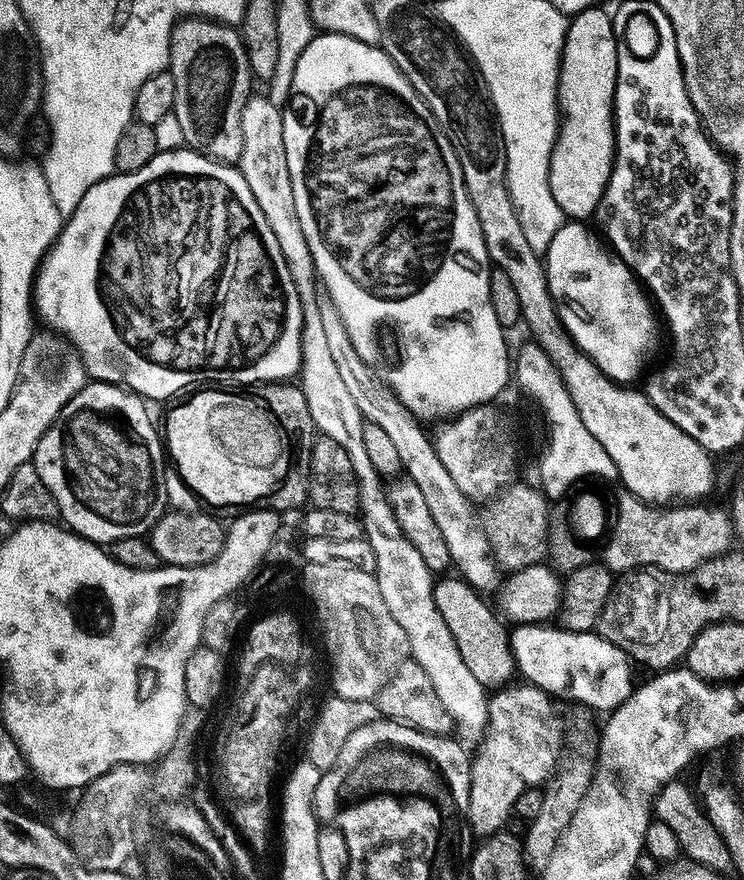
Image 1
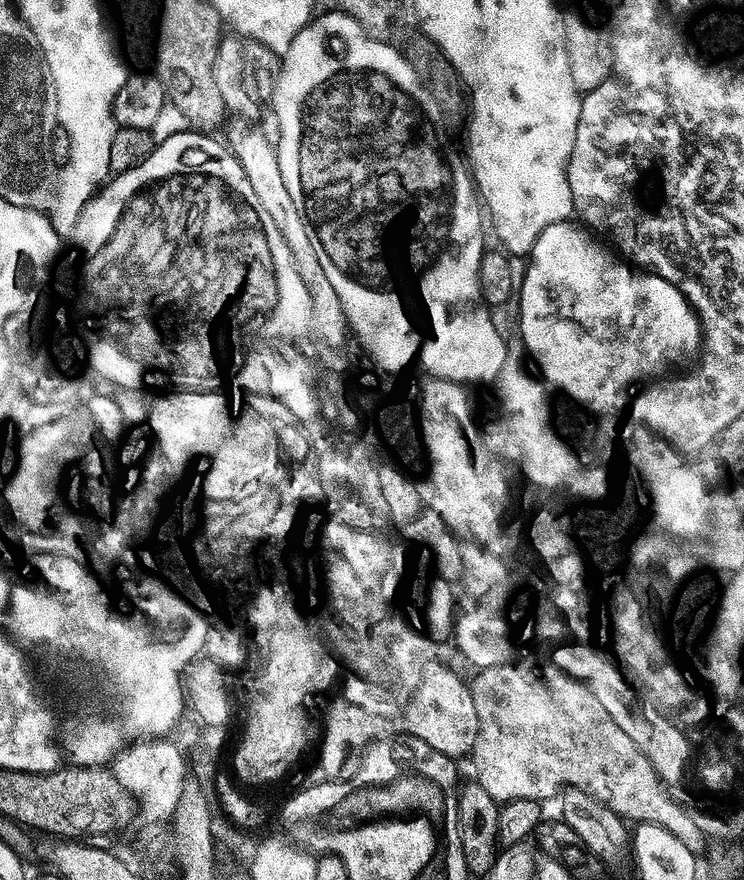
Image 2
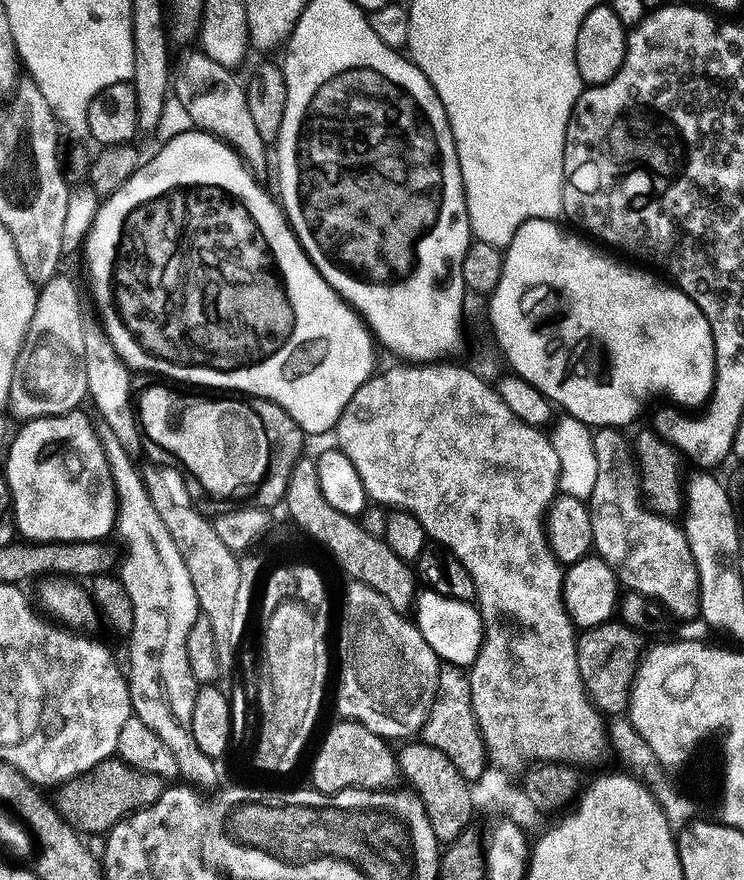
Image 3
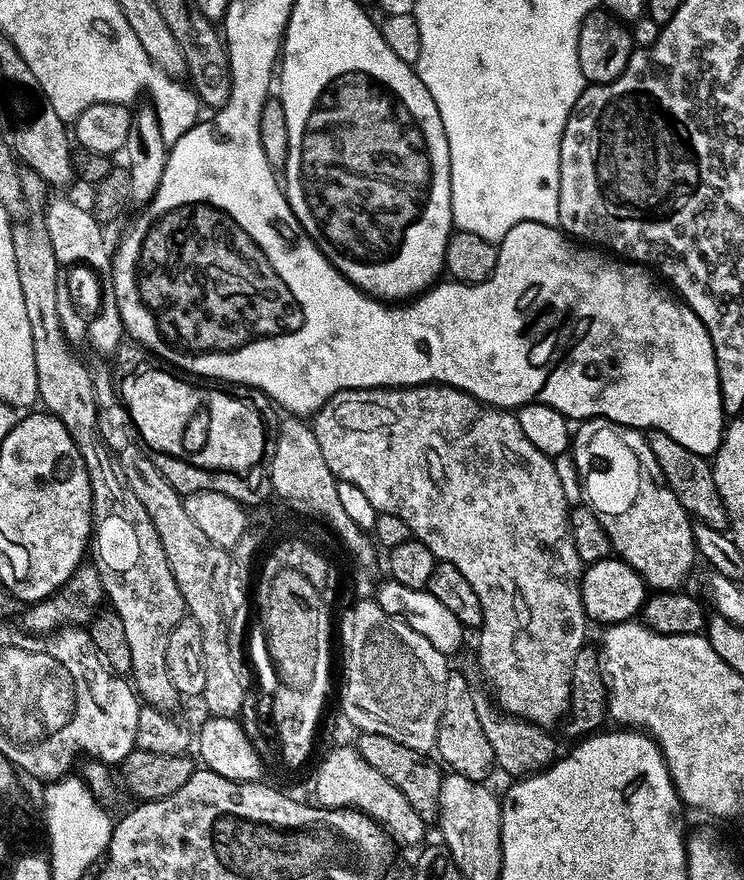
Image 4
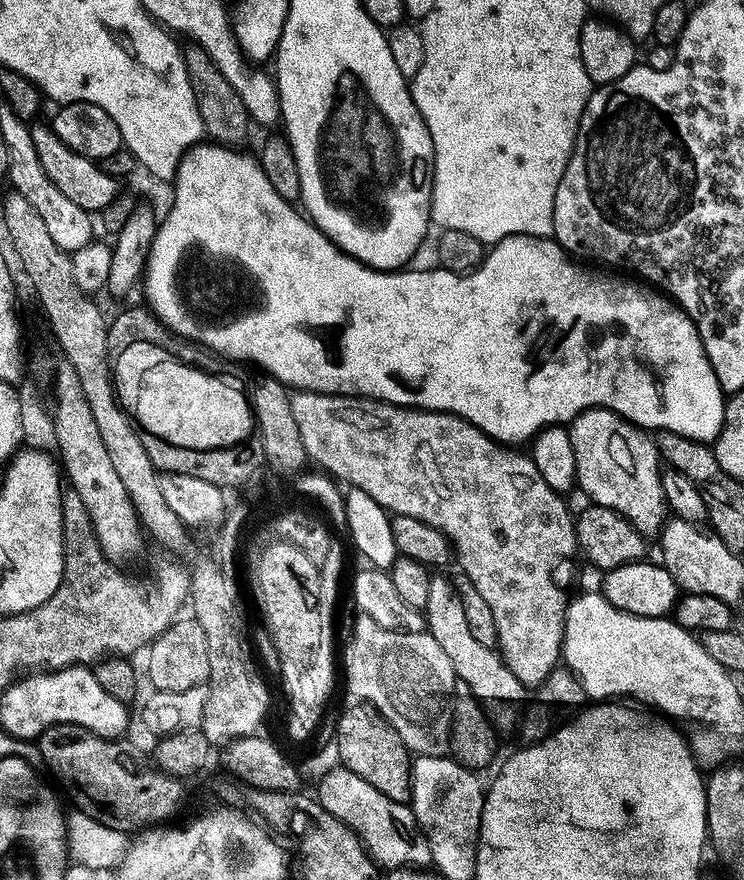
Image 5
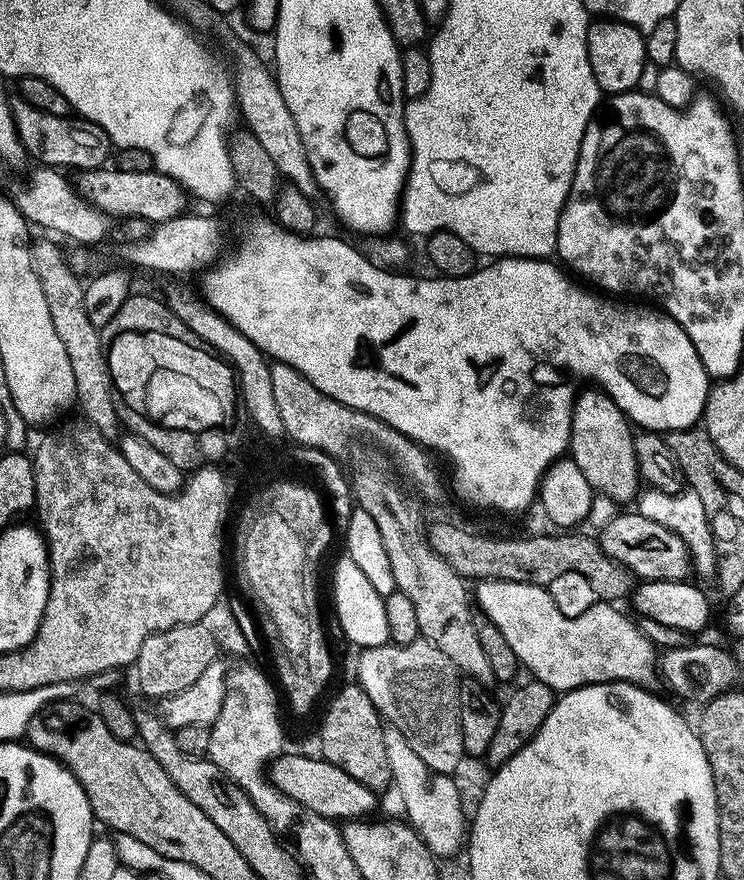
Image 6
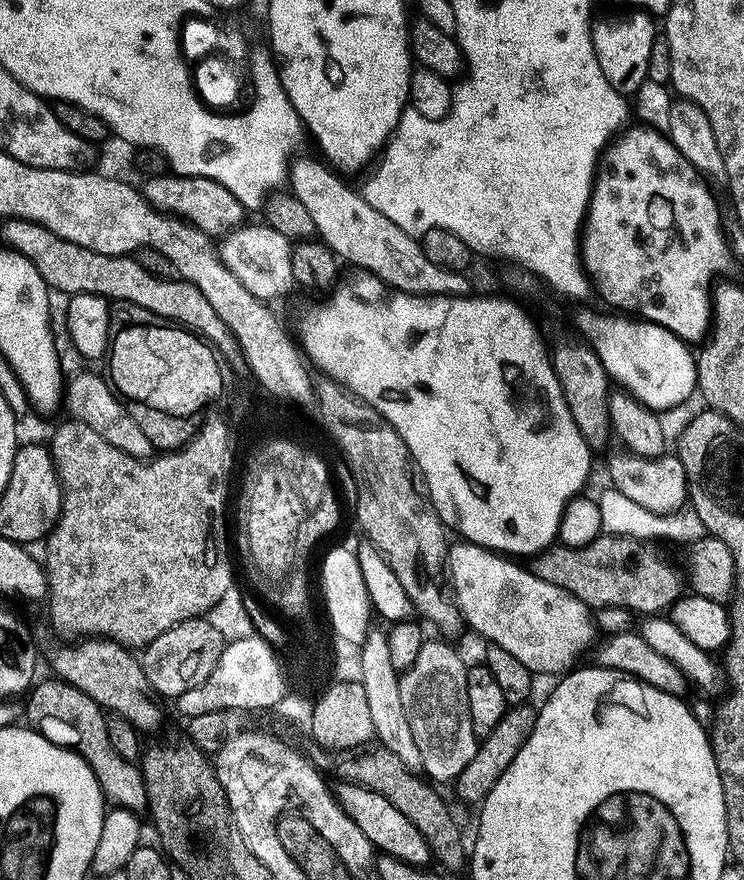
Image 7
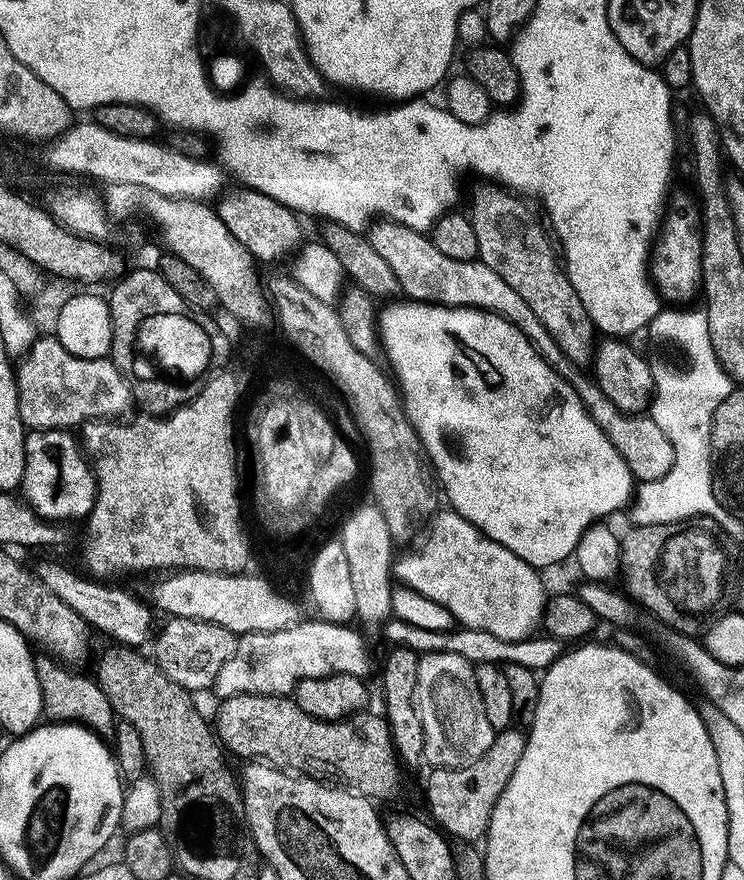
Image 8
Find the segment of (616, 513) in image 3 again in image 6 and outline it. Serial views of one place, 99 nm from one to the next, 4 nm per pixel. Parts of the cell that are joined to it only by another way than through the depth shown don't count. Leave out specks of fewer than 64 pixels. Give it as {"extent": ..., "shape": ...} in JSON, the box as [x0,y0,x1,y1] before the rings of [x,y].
{"extent":[570,390,642,506],"shape":[[[602,390],[581,391],[576,398],[576,408],[572,411],[572,446],[570,459],[586,474],[592,491],[612,500],[618,506],[628,506],[642,492],[636,436],[633,425],[614,398]]]}

